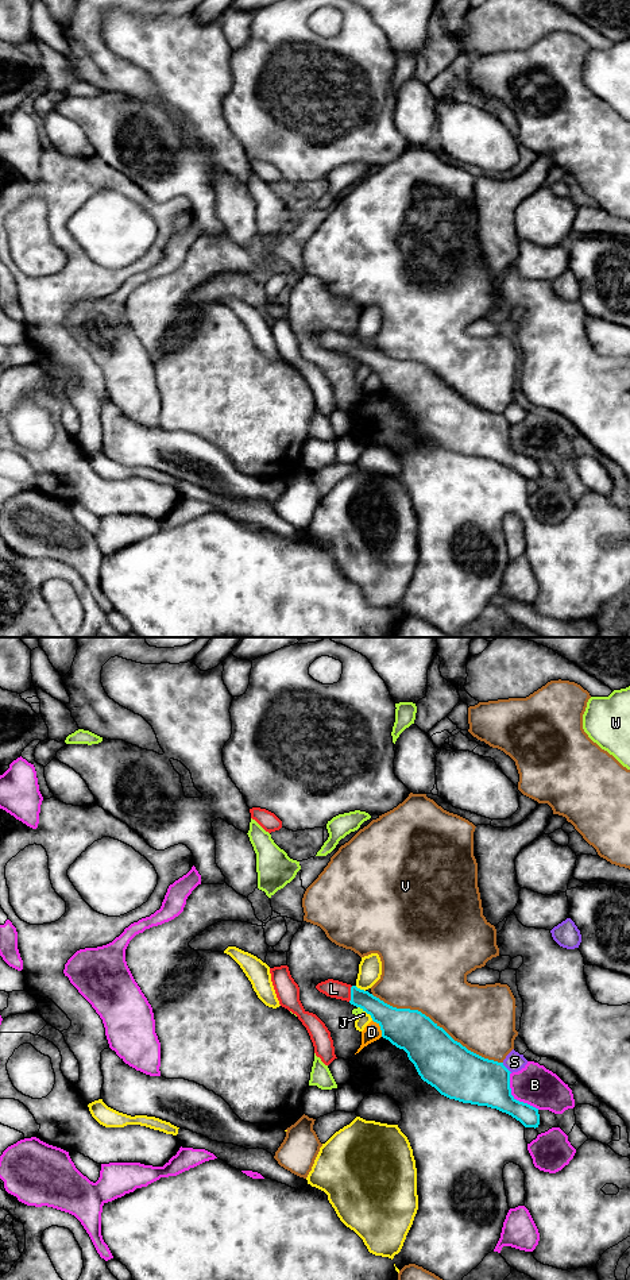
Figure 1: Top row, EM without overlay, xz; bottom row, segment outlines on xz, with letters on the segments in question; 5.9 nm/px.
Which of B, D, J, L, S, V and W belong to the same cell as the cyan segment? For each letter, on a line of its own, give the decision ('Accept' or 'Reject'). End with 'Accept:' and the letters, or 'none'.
B: Reject
D: Reject
J: Reject
L: Accept
S: Reject
V: Reject
W: Reject
Accept: L

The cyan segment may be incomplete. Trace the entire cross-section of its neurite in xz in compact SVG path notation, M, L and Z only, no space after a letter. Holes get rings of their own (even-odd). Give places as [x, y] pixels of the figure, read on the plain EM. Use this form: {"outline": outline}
{"outline": "M333 331L318 335L316 340L326 348L347 352L370 366L372 373L380 378L382 389L397 400L403 401L421 431L434 439L441 447L463 455L496 460L511 467L525 479L538 479L538 460L519 454L511 447L511 424L503 415L484 410L468 402L418 362L393 359L368 343Z"}

